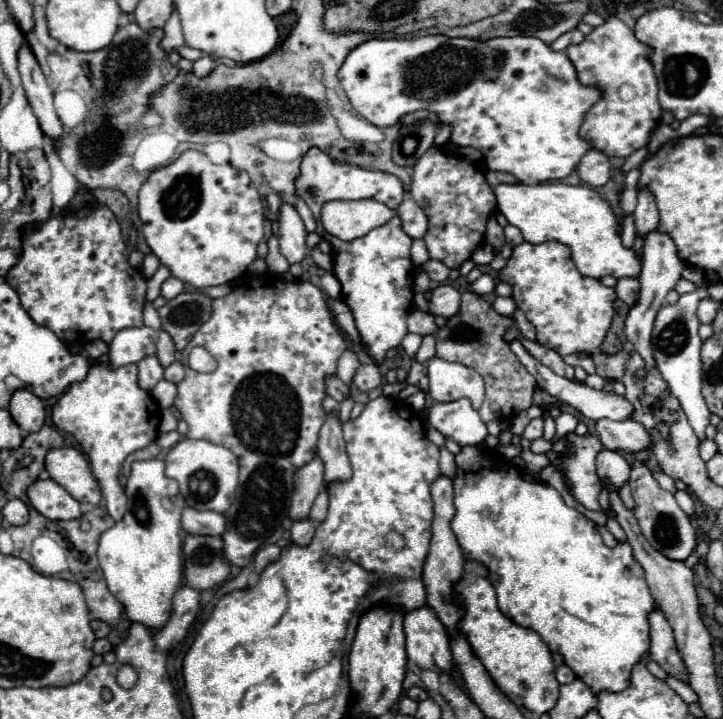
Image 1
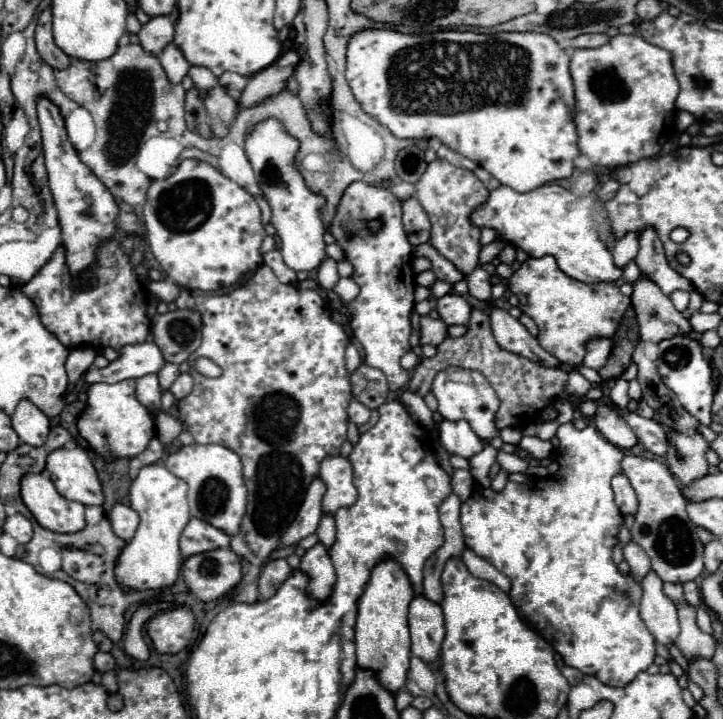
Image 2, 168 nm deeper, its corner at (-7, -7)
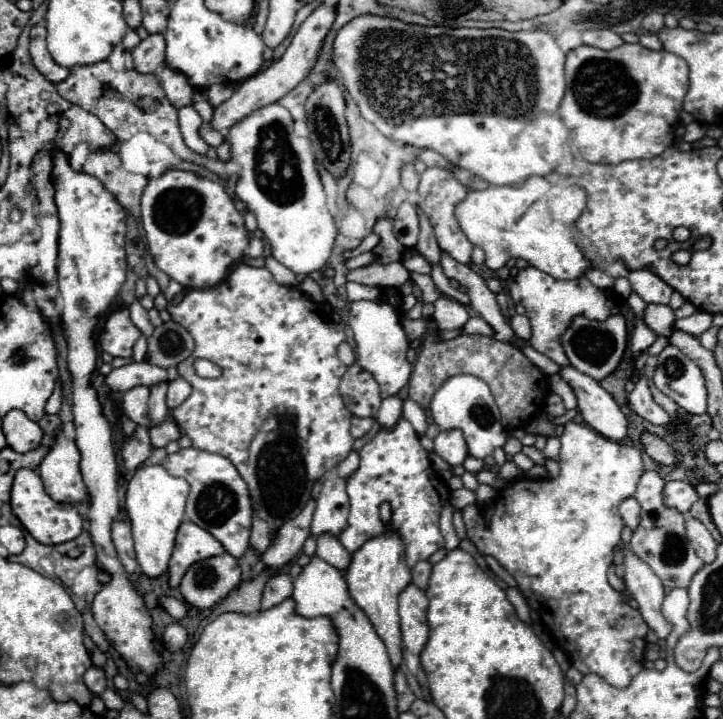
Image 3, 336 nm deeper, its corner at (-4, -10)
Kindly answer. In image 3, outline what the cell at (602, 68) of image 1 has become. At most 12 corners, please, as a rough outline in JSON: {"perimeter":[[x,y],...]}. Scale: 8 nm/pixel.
{"perimeter":[[623,43],[567,53],[575,159],[675,141],[687,63]]}

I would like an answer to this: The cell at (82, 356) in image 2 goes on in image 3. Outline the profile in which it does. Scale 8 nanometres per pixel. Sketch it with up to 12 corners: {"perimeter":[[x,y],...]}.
{"perimeter":[[61,383],[47,399],[45,411],[49,415],[61,409]]}

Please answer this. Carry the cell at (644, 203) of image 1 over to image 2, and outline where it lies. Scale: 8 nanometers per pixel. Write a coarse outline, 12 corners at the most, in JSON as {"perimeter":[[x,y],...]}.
{"perimeter":[[640,230],[636,264],[666,296],[694,290],[670,268],[658,232]]}

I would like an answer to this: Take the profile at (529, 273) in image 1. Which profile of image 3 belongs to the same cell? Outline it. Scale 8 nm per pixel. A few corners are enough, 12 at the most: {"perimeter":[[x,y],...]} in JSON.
{"perimeter":[[535,267],[509,277],[527,309],[529,345],[569,365],[559,337],[575,315],[605,321],[617,299],[585,277]]}

